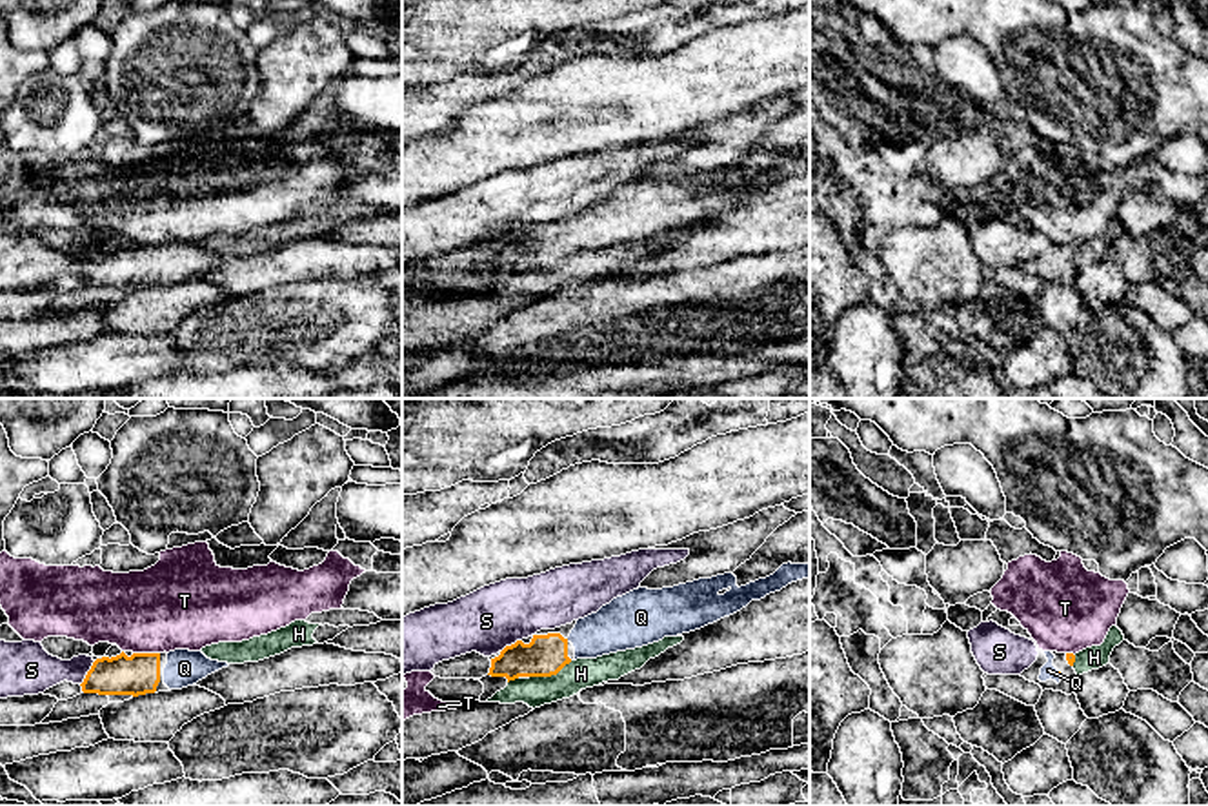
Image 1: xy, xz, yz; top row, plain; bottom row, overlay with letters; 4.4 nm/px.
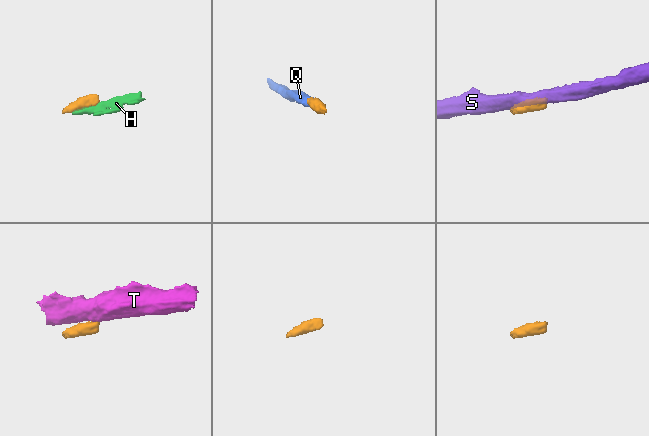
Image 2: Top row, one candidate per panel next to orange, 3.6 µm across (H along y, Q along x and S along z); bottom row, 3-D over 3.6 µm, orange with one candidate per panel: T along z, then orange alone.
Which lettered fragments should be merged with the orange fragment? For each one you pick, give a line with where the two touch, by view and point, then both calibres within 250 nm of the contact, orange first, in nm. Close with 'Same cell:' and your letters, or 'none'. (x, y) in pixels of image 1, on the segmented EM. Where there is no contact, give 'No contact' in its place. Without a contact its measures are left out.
Q: Touches orange at yz (1059, 675). Thickness 20 nm (orange) against 70 nm
Same cell: Q

